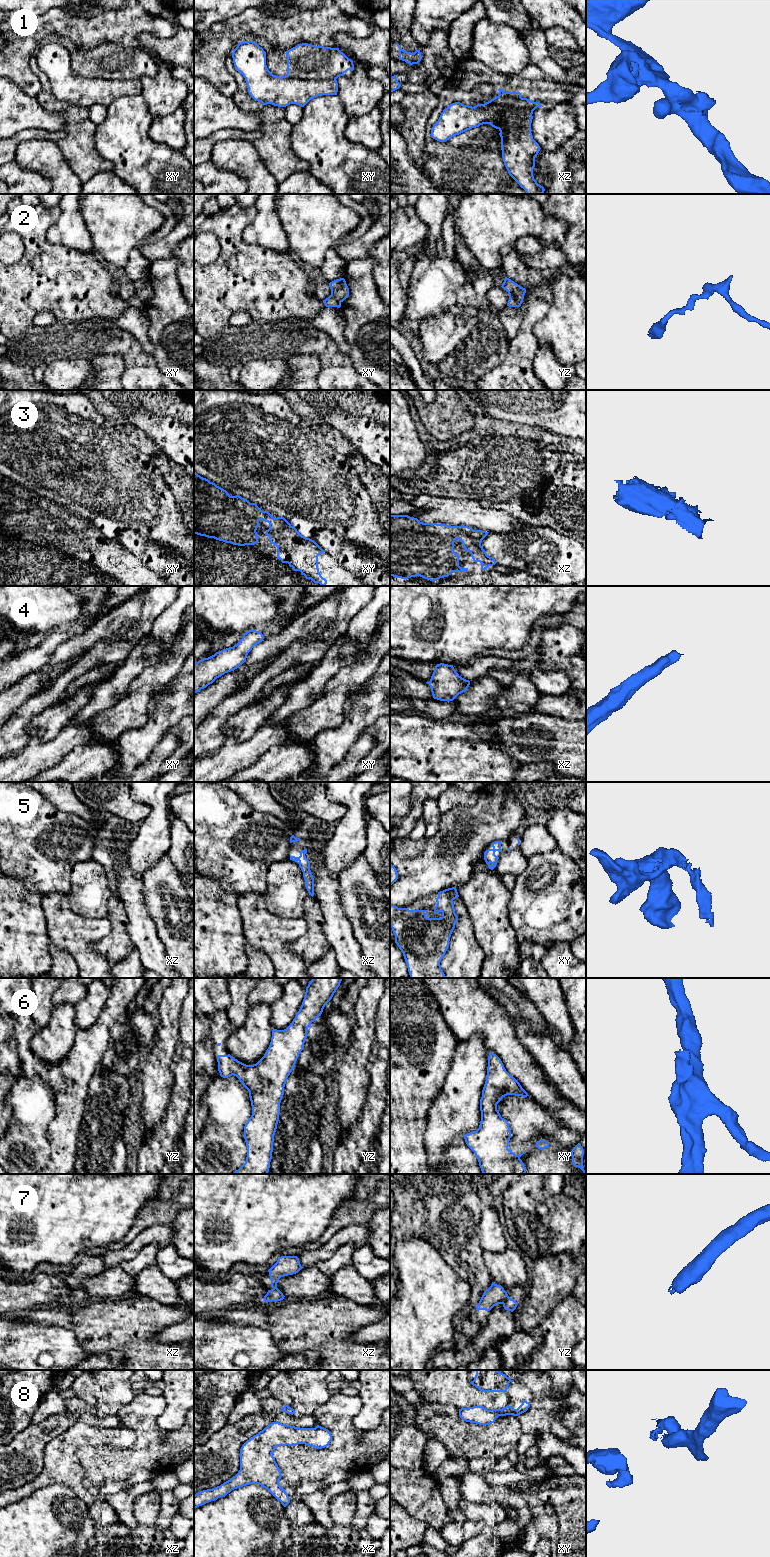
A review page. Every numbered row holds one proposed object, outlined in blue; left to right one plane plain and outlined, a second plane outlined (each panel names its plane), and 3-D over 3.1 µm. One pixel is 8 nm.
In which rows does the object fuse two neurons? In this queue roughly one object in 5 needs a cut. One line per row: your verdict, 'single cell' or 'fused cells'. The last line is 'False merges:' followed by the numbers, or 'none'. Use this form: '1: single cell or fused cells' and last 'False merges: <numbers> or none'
1: fused cells
2: single cell
3: single cell
4: single cell
5: single cell
6: single cell
7: fused cells
8: single cell
False merges: 1, 7

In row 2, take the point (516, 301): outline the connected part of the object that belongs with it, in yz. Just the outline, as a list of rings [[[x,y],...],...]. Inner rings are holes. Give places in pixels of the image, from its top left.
[[[505,277],[504,282],[501,286],[504,290],[506,290],[509,294],[509,300],[507,306],[509,307],[520,307],[524,295],[526,293],[526,289],[512,281],[511,279]]]

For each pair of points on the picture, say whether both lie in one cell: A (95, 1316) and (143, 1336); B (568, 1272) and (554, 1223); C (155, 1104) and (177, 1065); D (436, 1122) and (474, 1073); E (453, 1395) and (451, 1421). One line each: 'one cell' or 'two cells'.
A: one cell
B: two cells
C: two cells
D: one cell
E: two cells

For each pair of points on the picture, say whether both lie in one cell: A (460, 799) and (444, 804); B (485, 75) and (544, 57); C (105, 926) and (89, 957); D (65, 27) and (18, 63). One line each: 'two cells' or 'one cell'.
A: one cell
B: two cells
C: one cell
D: one cell

